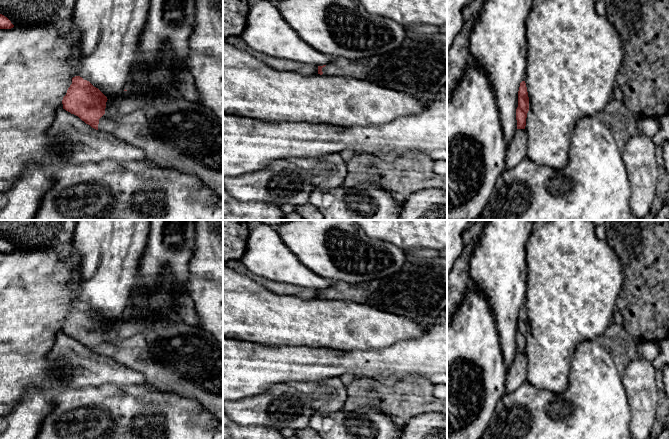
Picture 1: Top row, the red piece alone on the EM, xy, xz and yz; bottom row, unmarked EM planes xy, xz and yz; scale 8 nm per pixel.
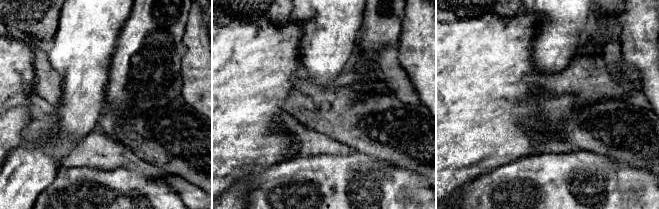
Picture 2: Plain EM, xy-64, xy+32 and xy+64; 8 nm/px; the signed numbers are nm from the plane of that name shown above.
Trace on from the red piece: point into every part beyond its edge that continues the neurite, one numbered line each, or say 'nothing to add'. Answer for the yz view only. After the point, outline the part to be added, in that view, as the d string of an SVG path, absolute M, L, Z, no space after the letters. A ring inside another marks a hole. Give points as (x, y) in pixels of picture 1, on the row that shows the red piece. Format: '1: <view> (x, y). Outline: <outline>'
nothing to add

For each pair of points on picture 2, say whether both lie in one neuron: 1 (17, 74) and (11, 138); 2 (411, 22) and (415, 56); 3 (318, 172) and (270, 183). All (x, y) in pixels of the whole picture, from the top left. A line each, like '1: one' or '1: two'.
1: one
2: one
3: one

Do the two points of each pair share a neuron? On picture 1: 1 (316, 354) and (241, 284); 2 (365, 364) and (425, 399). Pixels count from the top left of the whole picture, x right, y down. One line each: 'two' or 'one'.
1: two
2: two

